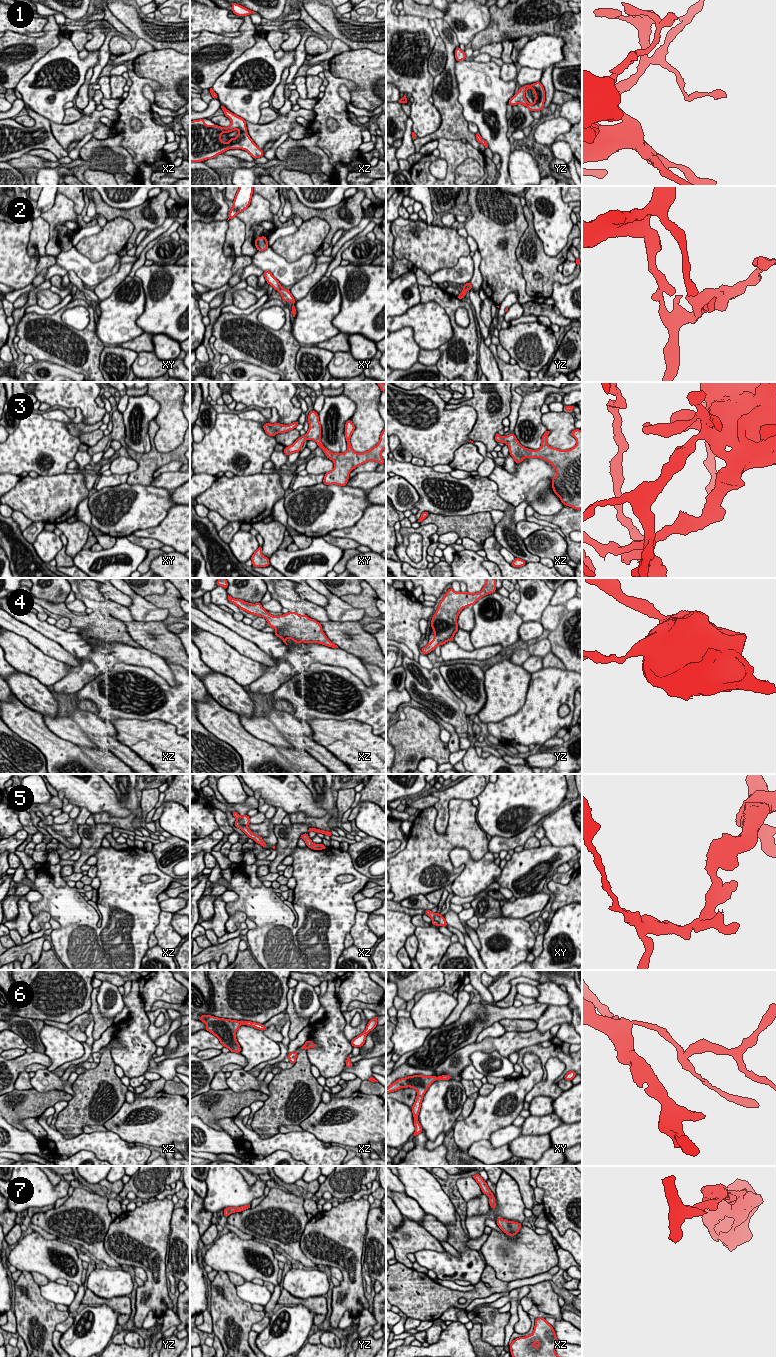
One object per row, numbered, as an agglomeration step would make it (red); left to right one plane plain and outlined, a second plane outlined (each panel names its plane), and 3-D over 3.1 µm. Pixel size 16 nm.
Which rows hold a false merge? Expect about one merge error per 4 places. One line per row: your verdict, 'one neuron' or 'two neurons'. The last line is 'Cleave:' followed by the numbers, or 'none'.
1: one neuron
2: one neuron
3: one neuron
4: one neuron
5: two neurons
6: two neurons
7: one neuron
Cleave: 5, 6

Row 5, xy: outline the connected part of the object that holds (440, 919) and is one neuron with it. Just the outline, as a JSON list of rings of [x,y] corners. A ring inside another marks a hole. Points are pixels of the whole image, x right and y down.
[[[425,910],[425,914],[427,914],[432,920],[435,920],[439,923],[440,926],[447,927],[446,920],[443,915],[440,913],[433,913],[431,910]]]

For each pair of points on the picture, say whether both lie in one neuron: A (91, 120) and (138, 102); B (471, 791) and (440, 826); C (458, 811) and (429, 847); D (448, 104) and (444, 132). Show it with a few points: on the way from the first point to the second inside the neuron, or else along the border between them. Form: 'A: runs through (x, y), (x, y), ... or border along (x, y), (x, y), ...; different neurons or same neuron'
A: border along (117, 110), (118, 117), (114, 122); different neurons
B: runs through (458, 791), (453, 792), (443, 802), (442, 813); same neuron
C: runs through (458, 822), (458, 826), (440, 844); same neuron
D: runs through (448, 111), (448, 125); same neuron

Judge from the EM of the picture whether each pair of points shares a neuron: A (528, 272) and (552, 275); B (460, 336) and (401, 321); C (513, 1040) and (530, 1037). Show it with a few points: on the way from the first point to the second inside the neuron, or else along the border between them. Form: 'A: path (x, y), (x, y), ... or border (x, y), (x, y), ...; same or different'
A: path (534, 268), (546, 269); same
B: border (446, 311), (453, 335), (437, 348); different
C: path (517, 1040), (526, 1039); same

